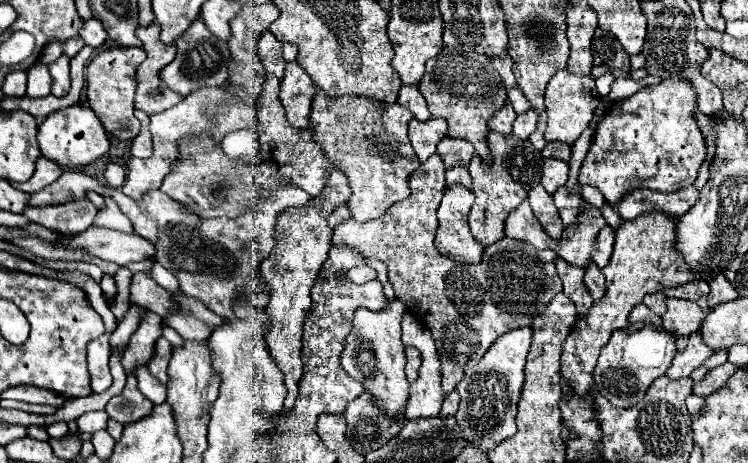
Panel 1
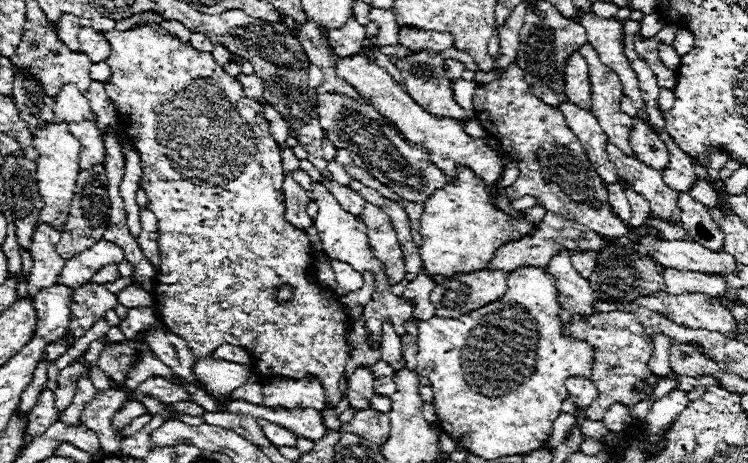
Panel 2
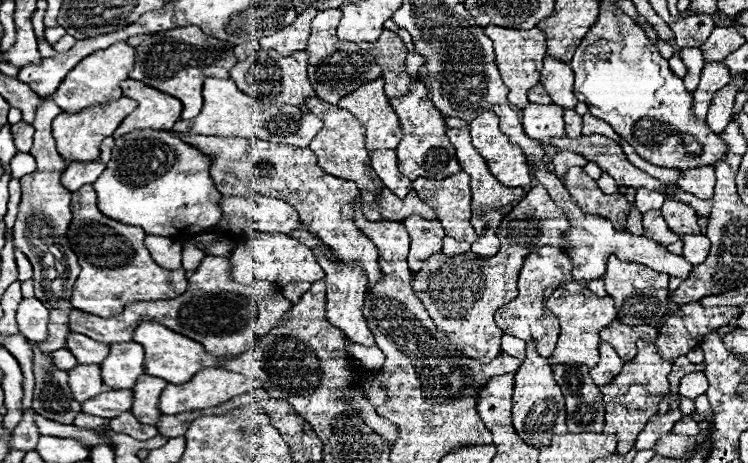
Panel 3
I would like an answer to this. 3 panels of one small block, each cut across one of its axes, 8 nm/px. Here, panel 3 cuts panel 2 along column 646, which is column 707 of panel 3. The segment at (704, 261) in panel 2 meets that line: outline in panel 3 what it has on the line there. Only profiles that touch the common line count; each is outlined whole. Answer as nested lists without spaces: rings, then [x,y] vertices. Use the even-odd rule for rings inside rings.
[[[704,234],[682,236],[682,242],[684,242],[684,258],[688,262],[692,262],[696,266],[706,260],[708,250],[710,250],[710,240]]]

